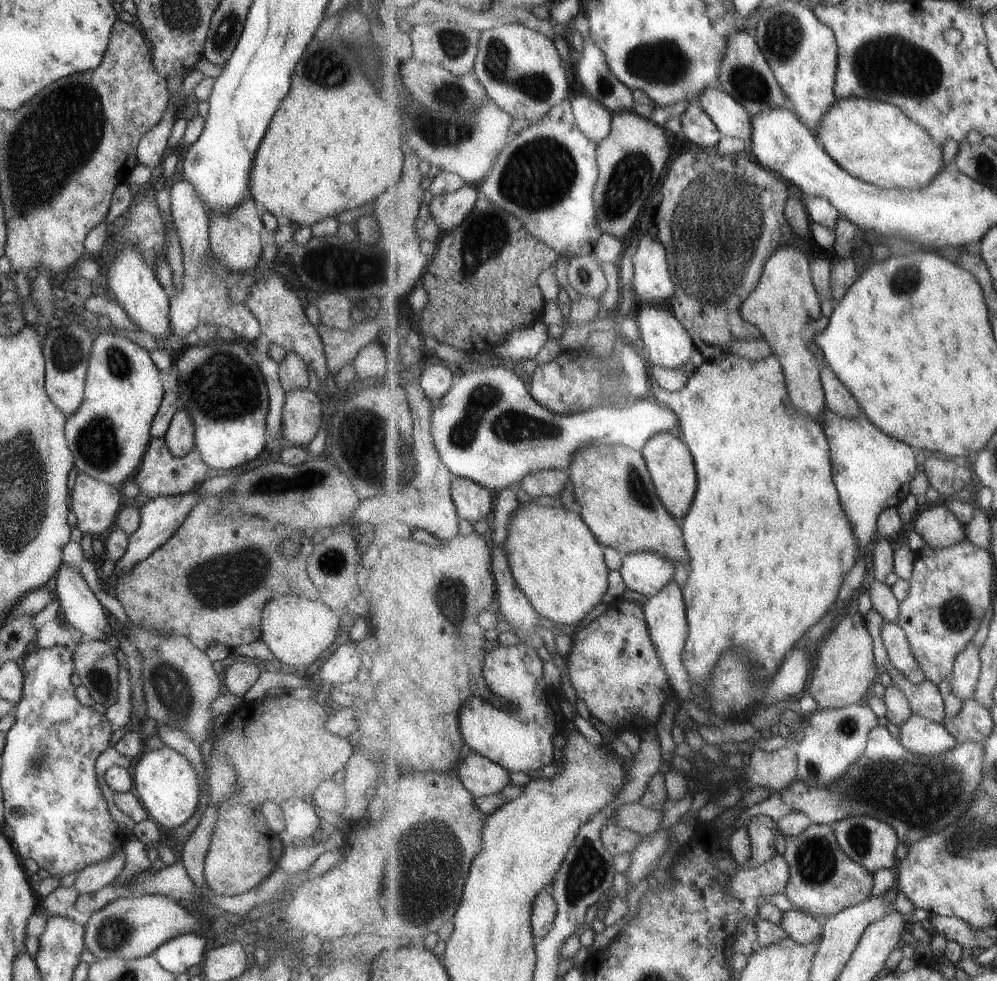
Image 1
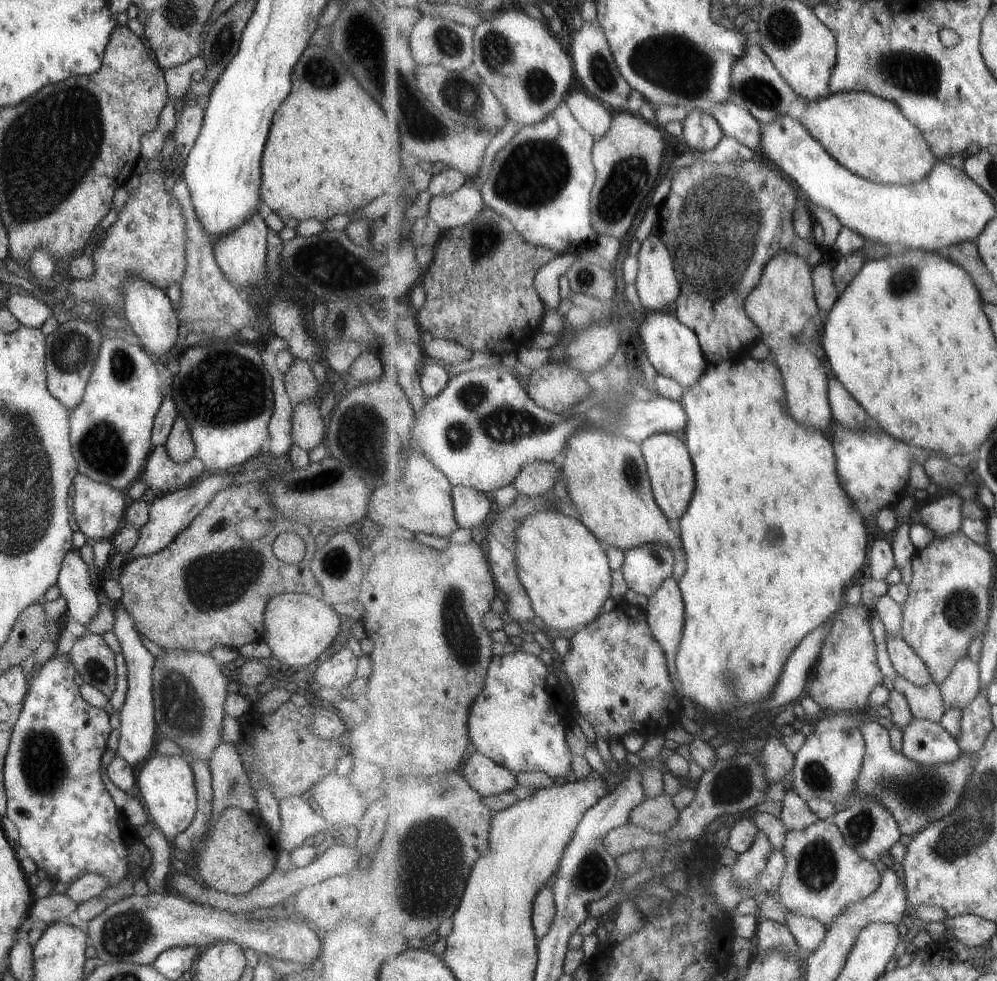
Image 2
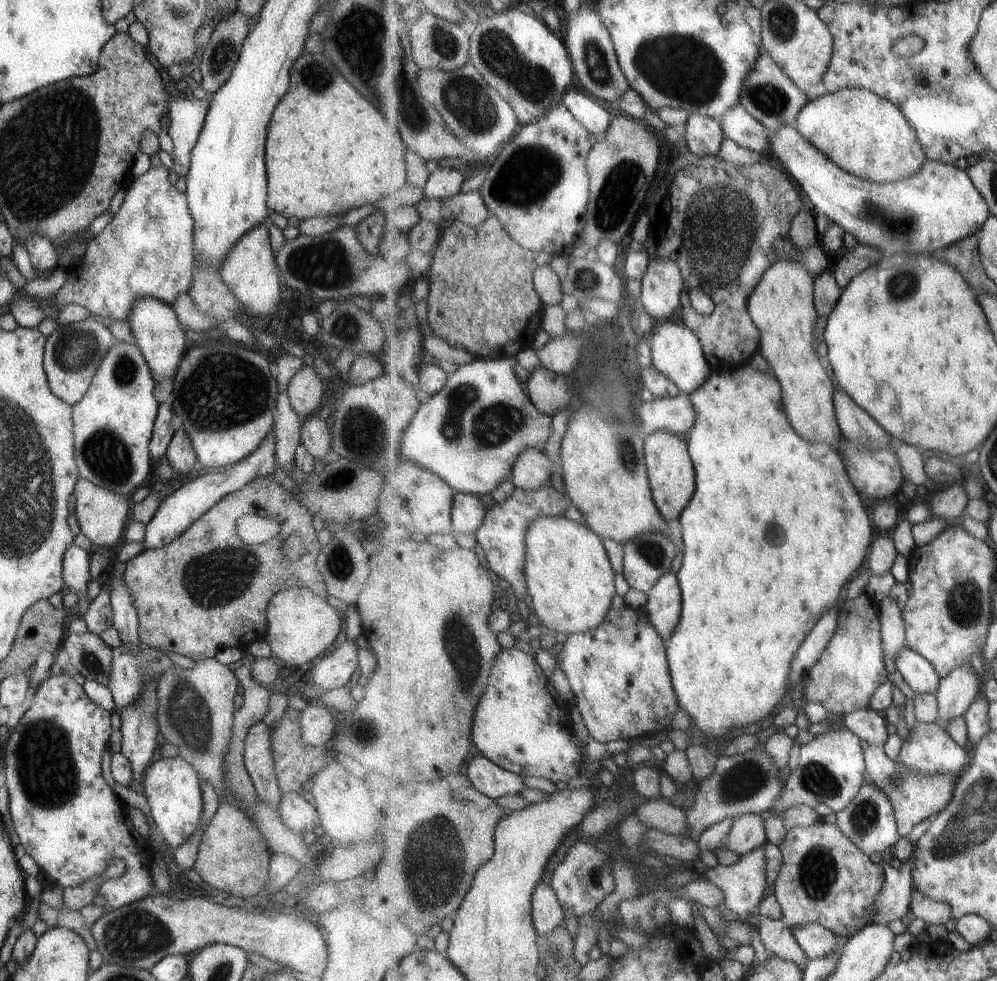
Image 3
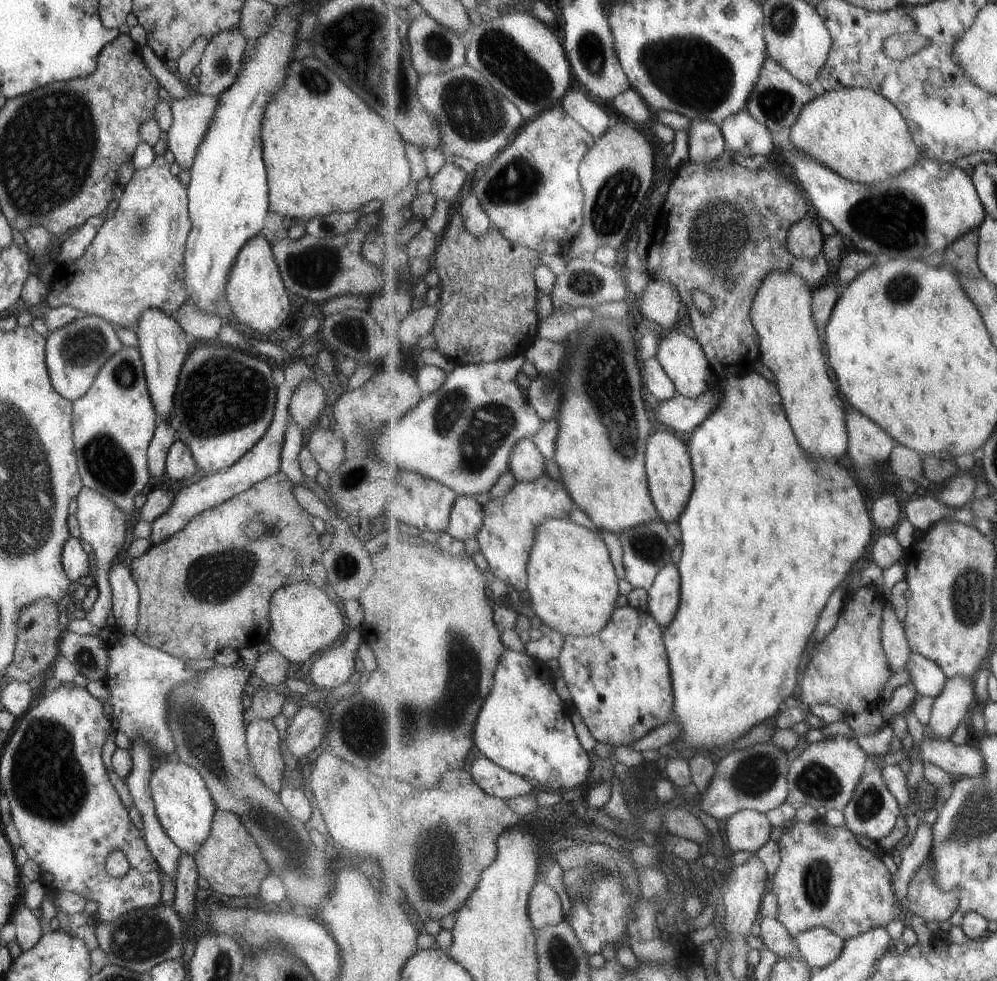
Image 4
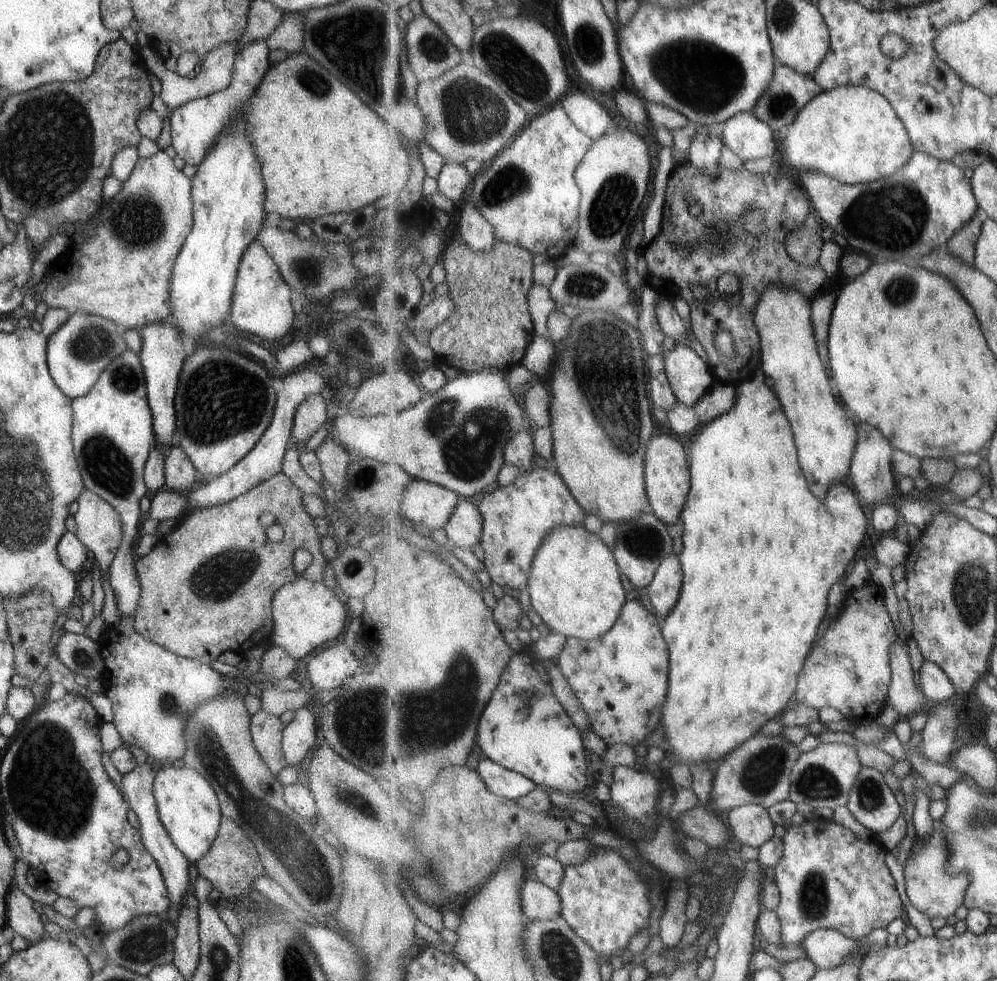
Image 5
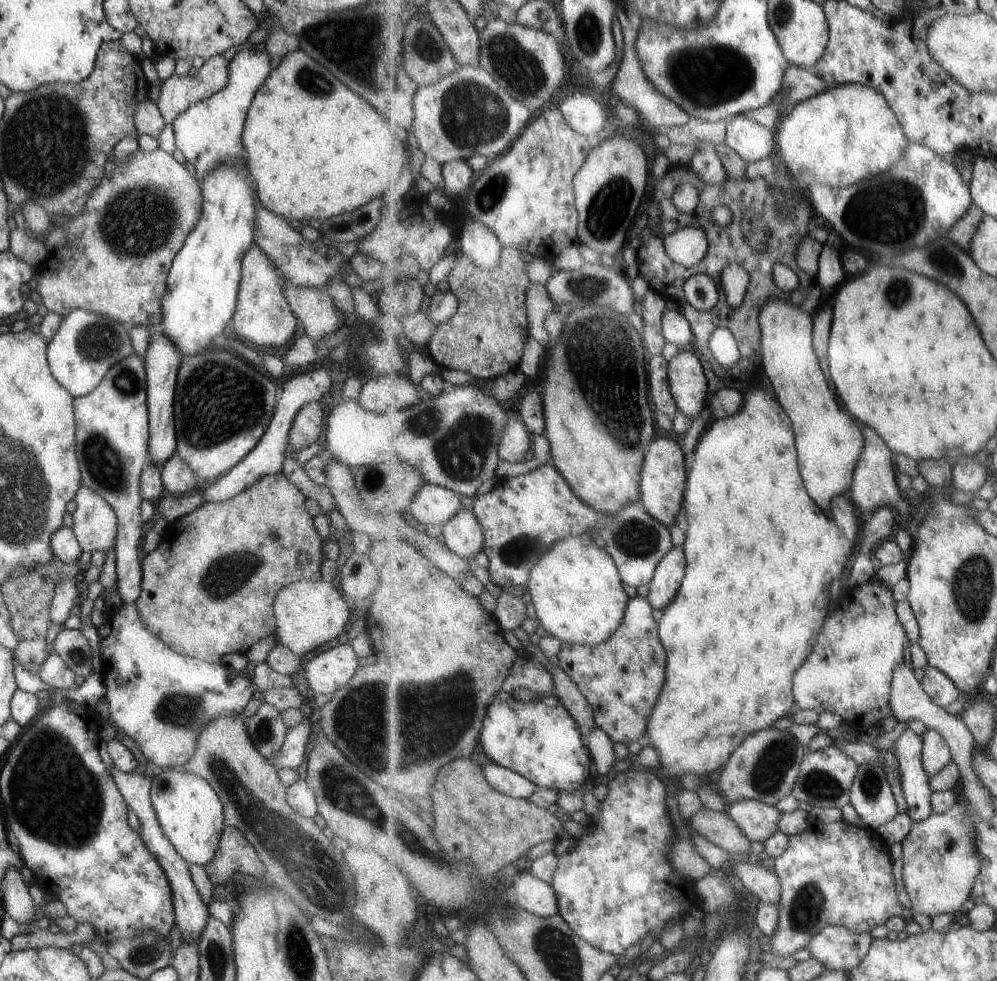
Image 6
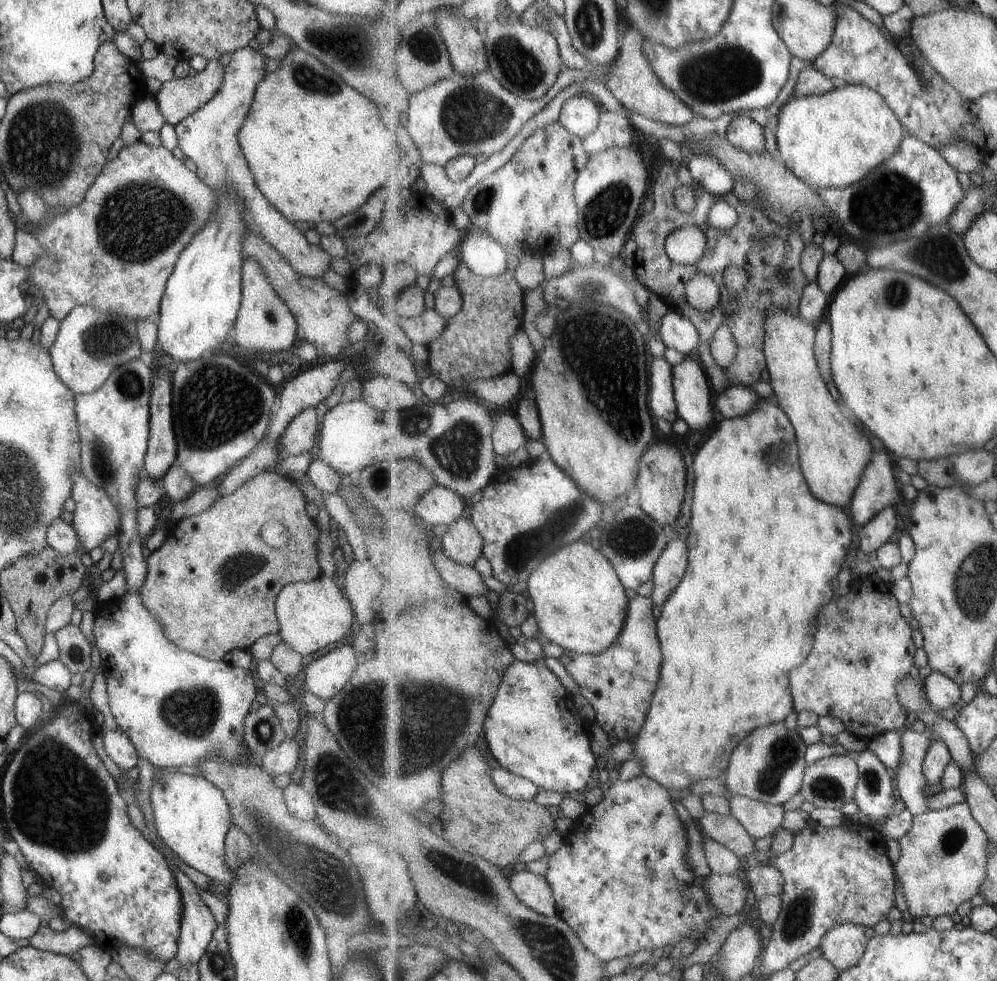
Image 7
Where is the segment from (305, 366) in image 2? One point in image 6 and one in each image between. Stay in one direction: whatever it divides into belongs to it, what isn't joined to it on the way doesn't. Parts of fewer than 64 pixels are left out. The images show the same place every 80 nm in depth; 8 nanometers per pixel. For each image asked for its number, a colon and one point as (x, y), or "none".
3: (303, 389)
4: (305, 405)
5: (309, 414)
6: (306, 424)

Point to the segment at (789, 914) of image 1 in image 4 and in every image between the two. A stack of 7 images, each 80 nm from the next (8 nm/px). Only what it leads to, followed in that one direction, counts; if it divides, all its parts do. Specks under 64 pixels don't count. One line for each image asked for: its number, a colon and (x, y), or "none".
2: (811, 934)
3: (817, 941)
4: (820, 946)

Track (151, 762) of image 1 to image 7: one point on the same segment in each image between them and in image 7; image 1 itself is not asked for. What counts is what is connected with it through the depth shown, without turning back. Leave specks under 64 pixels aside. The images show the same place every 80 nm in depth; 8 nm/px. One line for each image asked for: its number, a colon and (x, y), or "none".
2: (164, 783)
3: (171, 786)
4: (183, 806)
5: (187, 807)
6: (189, 812)
7: (190, 815)

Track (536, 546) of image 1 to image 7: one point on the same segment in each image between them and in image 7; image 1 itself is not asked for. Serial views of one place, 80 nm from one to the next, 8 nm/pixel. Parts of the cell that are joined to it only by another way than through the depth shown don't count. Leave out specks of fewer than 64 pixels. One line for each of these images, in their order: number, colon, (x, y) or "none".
2: (563, 565)
3: (571, 580)
4: (573, 584)
5: (575, 587)
6: (577, 590)
7: (579, 600)

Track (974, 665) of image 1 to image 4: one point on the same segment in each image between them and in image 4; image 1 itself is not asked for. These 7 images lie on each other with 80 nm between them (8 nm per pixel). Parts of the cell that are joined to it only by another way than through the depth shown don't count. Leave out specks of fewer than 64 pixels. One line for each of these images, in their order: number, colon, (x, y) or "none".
2: (963, 685)
3: (956, 693)
4: (951, 706)

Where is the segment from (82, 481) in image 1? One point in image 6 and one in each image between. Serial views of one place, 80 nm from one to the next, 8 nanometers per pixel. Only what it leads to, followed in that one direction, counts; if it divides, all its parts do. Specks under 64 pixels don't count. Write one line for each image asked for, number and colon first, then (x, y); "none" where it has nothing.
2: (97, 508)
3: (100, 514)
4: (101, 524)
5: (98, 528)
6: (94, 523)

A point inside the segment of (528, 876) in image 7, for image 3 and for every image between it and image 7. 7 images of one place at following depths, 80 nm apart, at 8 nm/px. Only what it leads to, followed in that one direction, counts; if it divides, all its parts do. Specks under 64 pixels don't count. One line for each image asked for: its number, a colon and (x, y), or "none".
3: (548, 914)
4: (545, 909)
5: (540, 902)
6: (534, 895)

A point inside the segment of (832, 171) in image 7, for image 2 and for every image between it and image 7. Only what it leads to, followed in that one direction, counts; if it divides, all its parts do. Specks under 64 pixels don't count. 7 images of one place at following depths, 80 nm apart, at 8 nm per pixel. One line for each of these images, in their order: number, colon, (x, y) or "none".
2: (869, 135)
3: (867, 135)
4: (859, 133)
5: (853, 134)
6: (849, 133)

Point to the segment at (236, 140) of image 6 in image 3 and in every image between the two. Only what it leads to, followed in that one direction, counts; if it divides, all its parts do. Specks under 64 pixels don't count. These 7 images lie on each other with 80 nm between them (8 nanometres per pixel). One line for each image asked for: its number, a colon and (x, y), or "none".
3: (186, 117)
4: (191, 115)
5: (194, 125)

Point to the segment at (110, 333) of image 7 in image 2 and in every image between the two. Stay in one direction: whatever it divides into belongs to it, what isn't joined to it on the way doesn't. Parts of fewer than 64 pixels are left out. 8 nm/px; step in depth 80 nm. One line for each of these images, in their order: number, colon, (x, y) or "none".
2: (70, 349)
3: (72, 352)
4: (73, 353)
5: (76, 353)
6: (86, 344)

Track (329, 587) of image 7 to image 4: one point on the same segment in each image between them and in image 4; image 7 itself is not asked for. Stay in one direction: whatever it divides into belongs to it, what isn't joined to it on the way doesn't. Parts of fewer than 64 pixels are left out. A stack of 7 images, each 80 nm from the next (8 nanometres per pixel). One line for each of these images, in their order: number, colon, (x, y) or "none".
4: (303, 619)
5: (305, 614)
6: (308, 613)

